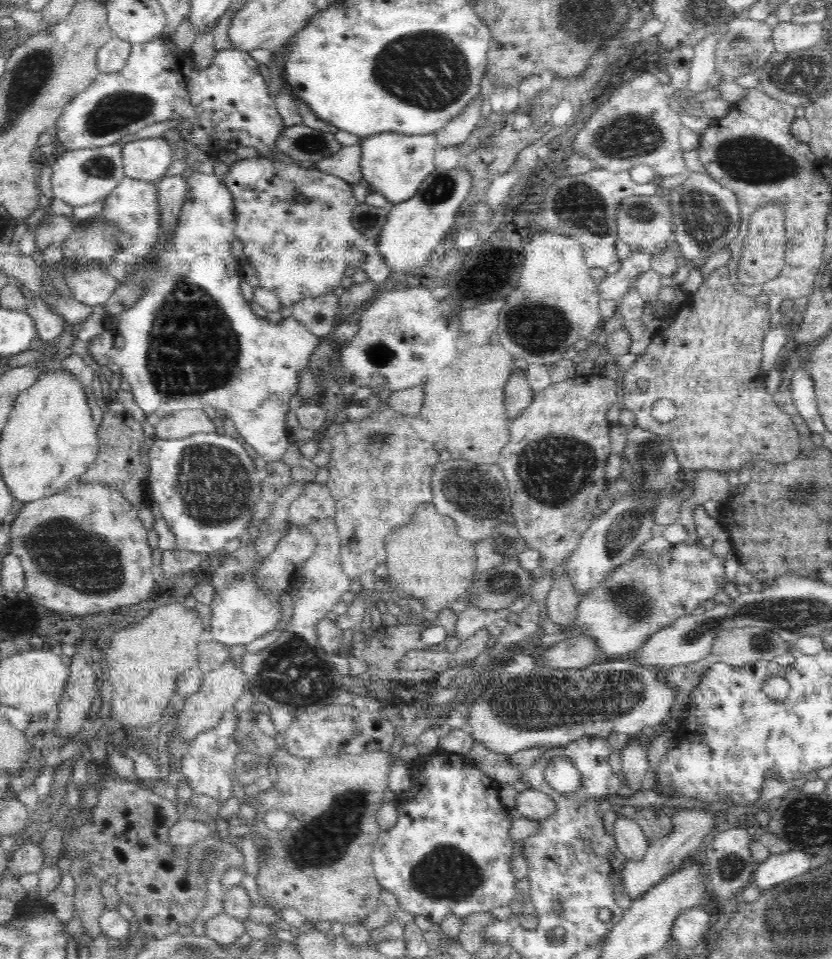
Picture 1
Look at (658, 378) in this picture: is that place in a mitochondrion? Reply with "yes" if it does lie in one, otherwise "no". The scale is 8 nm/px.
no

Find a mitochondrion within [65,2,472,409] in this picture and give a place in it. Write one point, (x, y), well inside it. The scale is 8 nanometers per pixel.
(193, 347)

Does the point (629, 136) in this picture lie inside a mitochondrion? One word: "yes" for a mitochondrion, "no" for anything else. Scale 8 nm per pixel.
yes

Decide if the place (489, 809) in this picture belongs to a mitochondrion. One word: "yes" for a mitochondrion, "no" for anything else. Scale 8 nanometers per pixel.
no

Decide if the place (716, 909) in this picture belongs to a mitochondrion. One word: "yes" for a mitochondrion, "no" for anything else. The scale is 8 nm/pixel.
no

